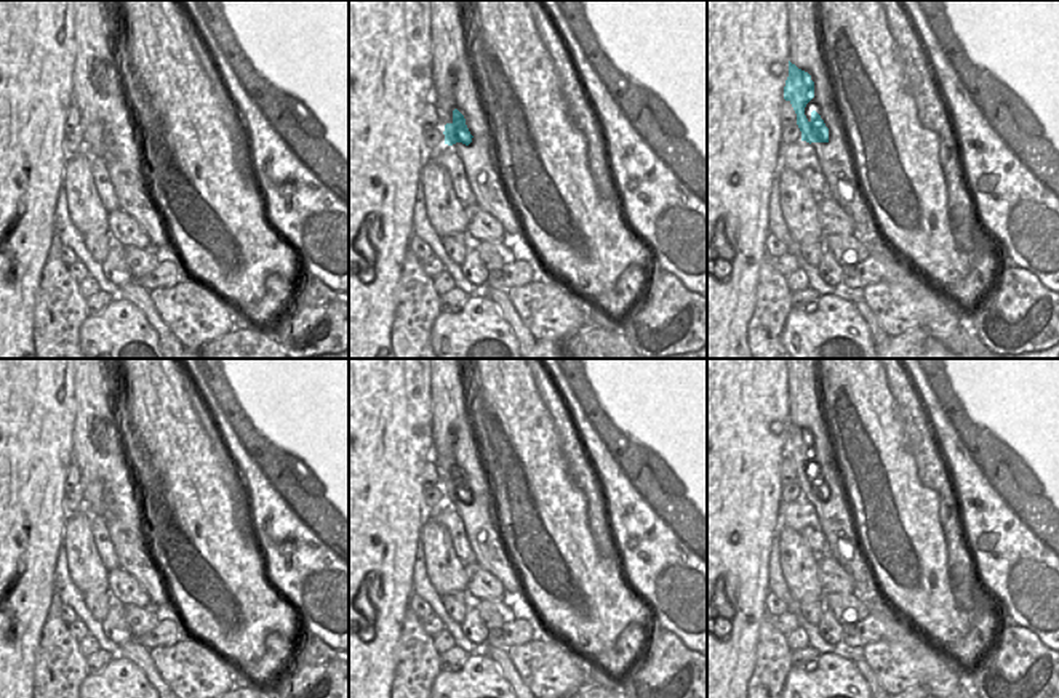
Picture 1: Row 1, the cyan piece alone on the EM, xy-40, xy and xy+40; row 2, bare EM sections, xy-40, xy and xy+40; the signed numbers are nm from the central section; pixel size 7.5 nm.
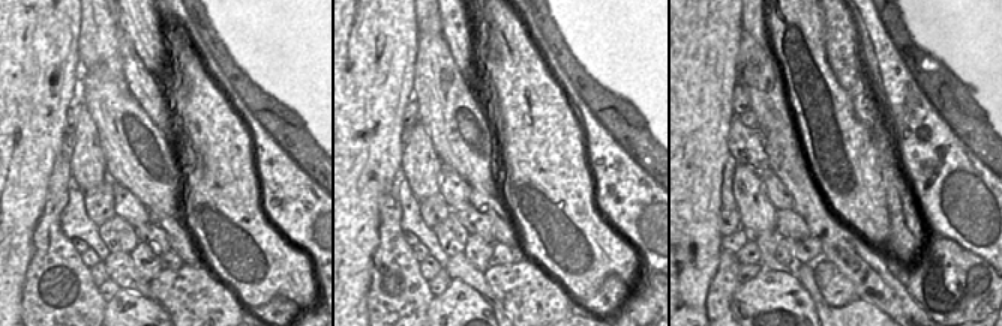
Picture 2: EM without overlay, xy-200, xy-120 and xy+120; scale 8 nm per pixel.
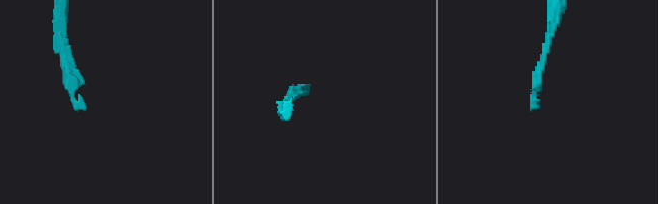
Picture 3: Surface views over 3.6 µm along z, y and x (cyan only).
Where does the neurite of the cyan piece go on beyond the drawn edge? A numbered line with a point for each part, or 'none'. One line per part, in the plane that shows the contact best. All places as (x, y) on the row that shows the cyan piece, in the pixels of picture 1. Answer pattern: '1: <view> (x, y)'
1: xy+40 (837, 167)

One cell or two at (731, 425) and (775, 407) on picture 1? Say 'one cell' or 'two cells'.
one cell

